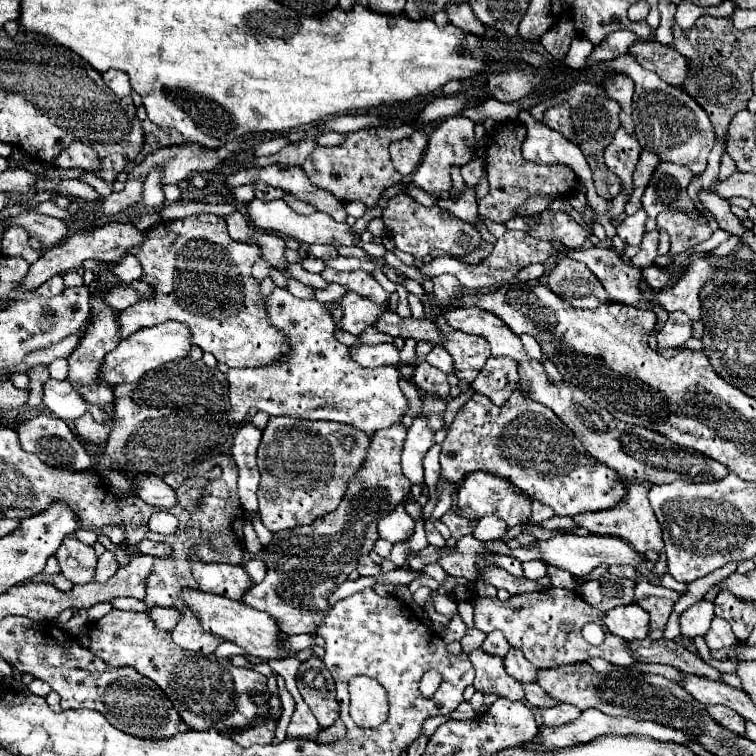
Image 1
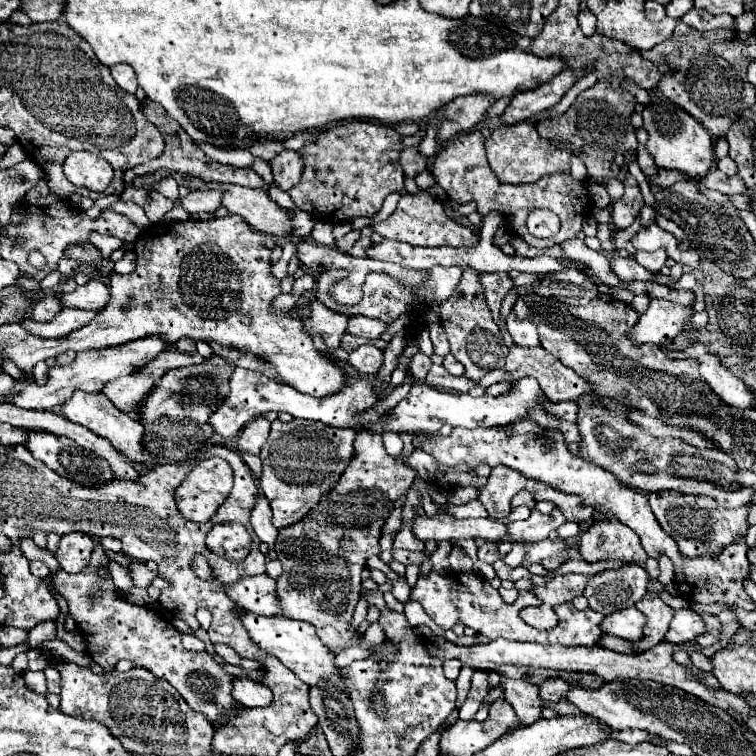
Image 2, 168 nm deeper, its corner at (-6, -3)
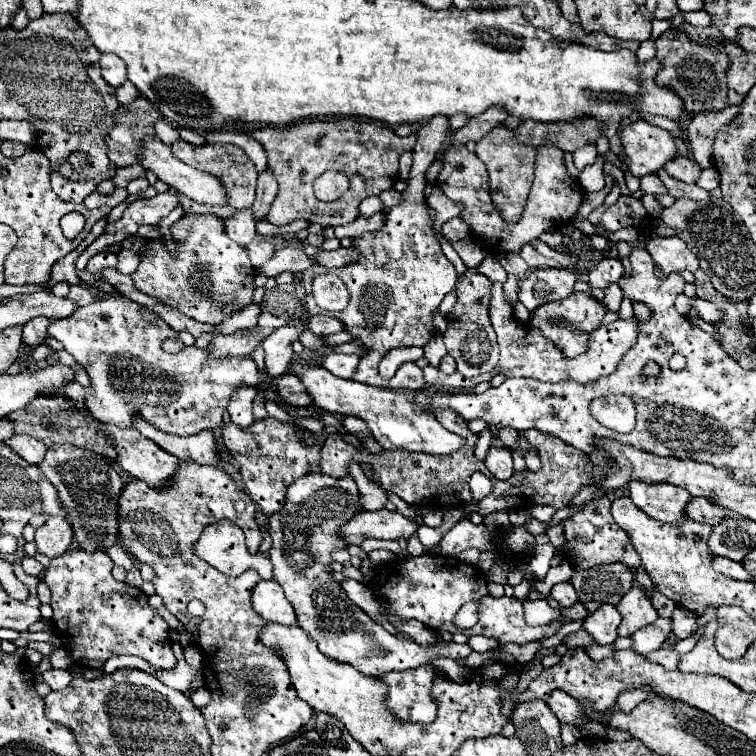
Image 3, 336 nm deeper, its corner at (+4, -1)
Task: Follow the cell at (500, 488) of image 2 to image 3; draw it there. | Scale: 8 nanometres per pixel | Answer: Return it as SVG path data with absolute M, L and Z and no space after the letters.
M494 440L494 444L490 446L490 450L486 454L484 464L492 472L494 478L508 480L512 476L512 454L500 440Z

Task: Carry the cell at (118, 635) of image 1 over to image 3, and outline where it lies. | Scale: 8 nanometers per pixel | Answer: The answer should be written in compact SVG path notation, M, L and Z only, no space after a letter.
M72 548L56 560L48 558L44 566L44 582L52 592L52 628L76 666L102 668L110 656L130 654L164 670L174 668L176 658L170 648L166 620L148 604L148 596L140 588L112 578L114 562L106 552Z

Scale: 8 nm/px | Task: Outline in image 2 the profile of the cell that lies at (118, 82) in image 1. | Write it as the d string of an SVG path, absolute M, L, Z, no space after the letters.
M116 64L116 66L112 66L110 70L112 70L112 78L116 80L116 84L118 84L122 90L126 90L126 92L130 92L130 94L136 94L136 90L138 90L136 74L134 74L134 70L132 70L128 64Z

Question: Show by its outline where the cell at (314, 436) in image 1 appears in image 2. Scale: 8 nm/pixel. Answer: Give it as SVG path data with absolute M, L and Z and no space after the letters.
M280 420L272 422L270 436L260 452L260 460L262 460L262 492L270 502L270 508L274 514L272 524L278 530L306 518L306 514L314 510L314 506L318 506L320 498L326 496L334 488L340 474L344 472L344 468L354 456L354 434L356 434L354 430L332 428L322 422L310 422L310 420L292 420L288 424Z

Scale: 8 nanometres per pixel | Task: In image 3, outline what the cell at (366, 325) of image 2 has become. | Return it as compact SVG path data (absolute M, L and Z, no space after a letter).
M306 316L308 320L308 330L318 334L318 336L328 336L328 334L336 334L336 332L342 332L344 330L344 324L332 316Z

